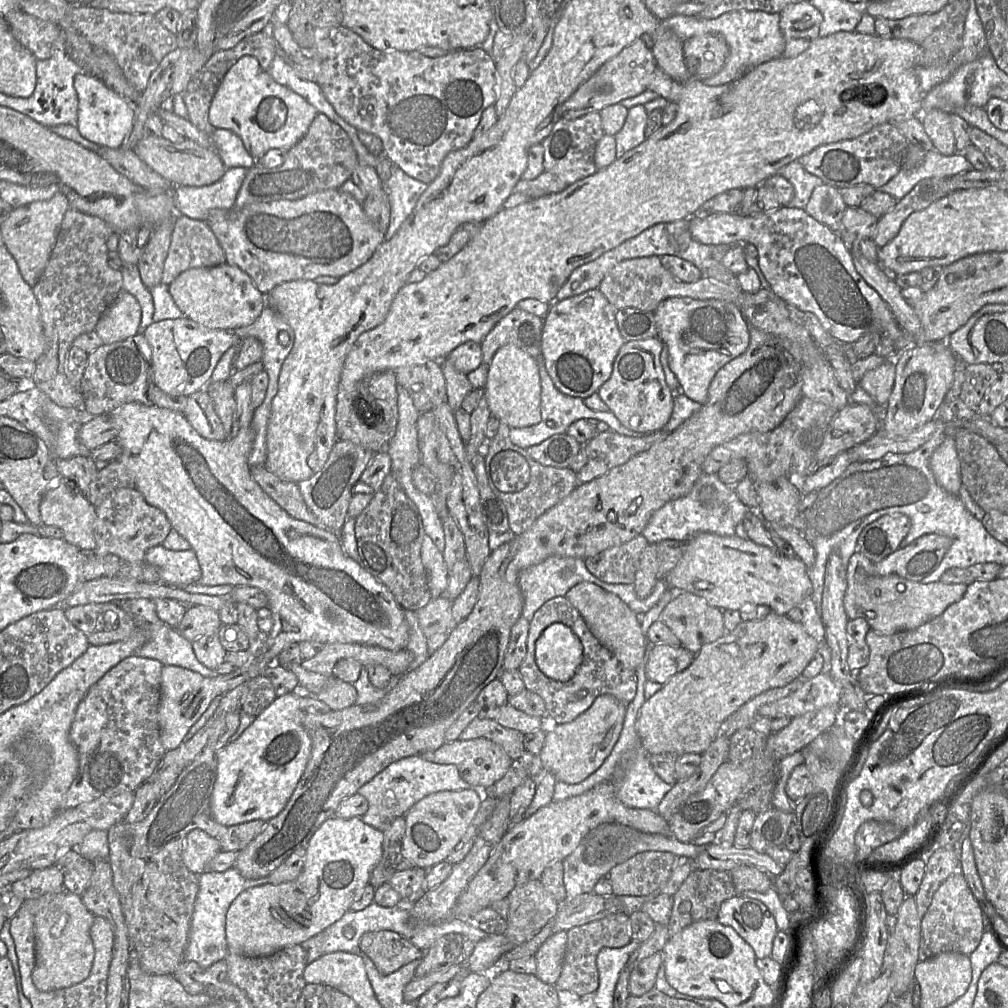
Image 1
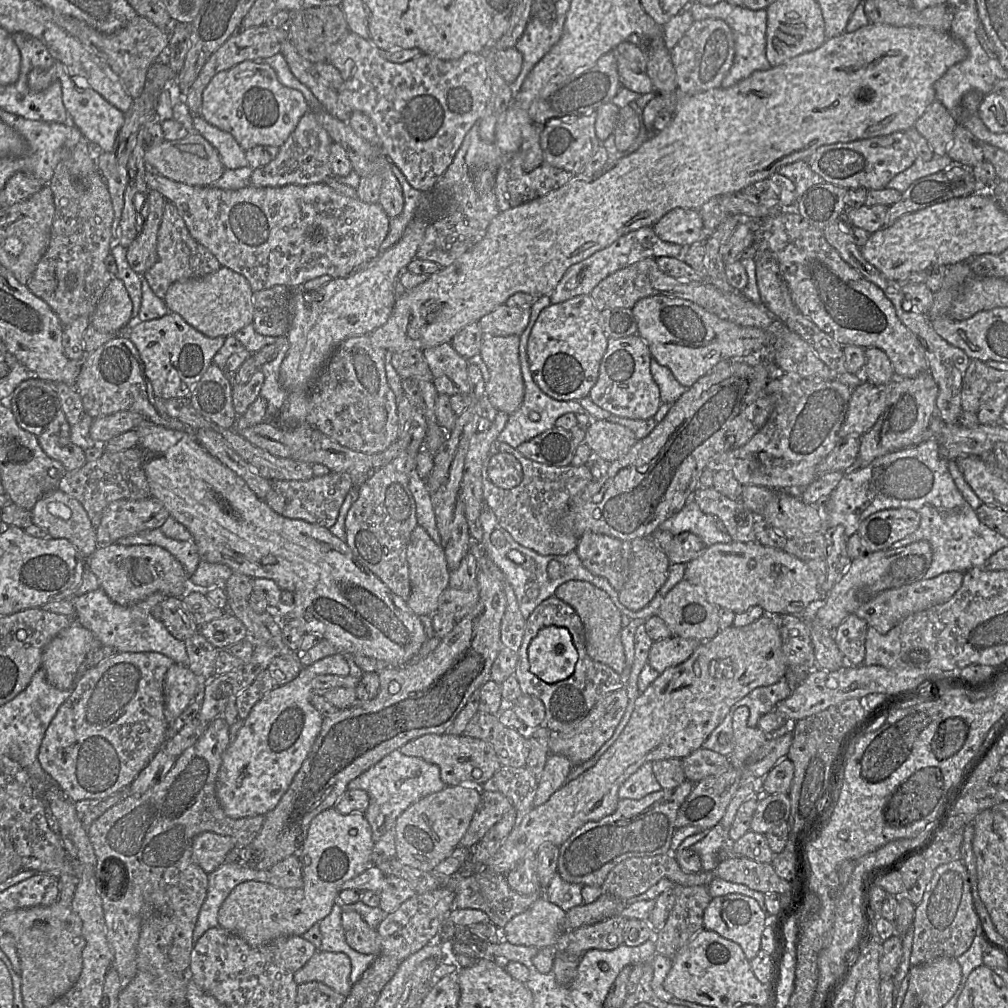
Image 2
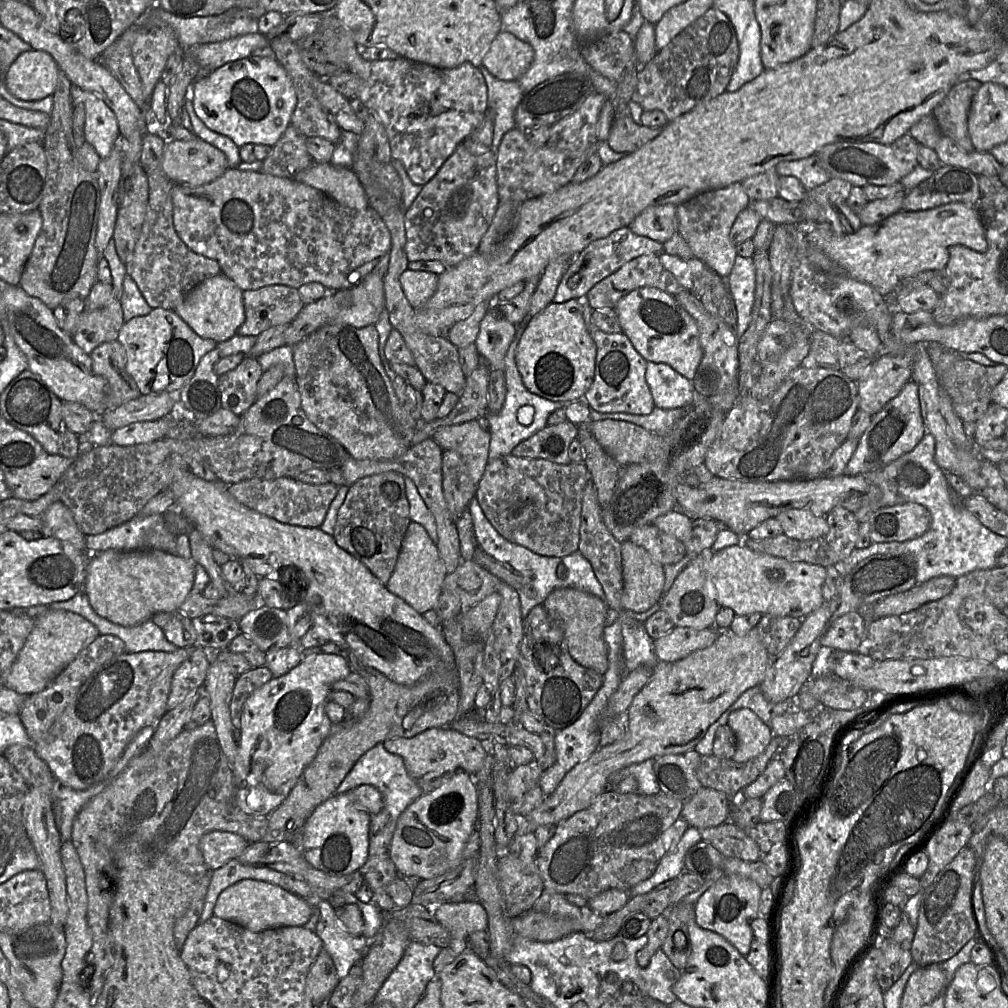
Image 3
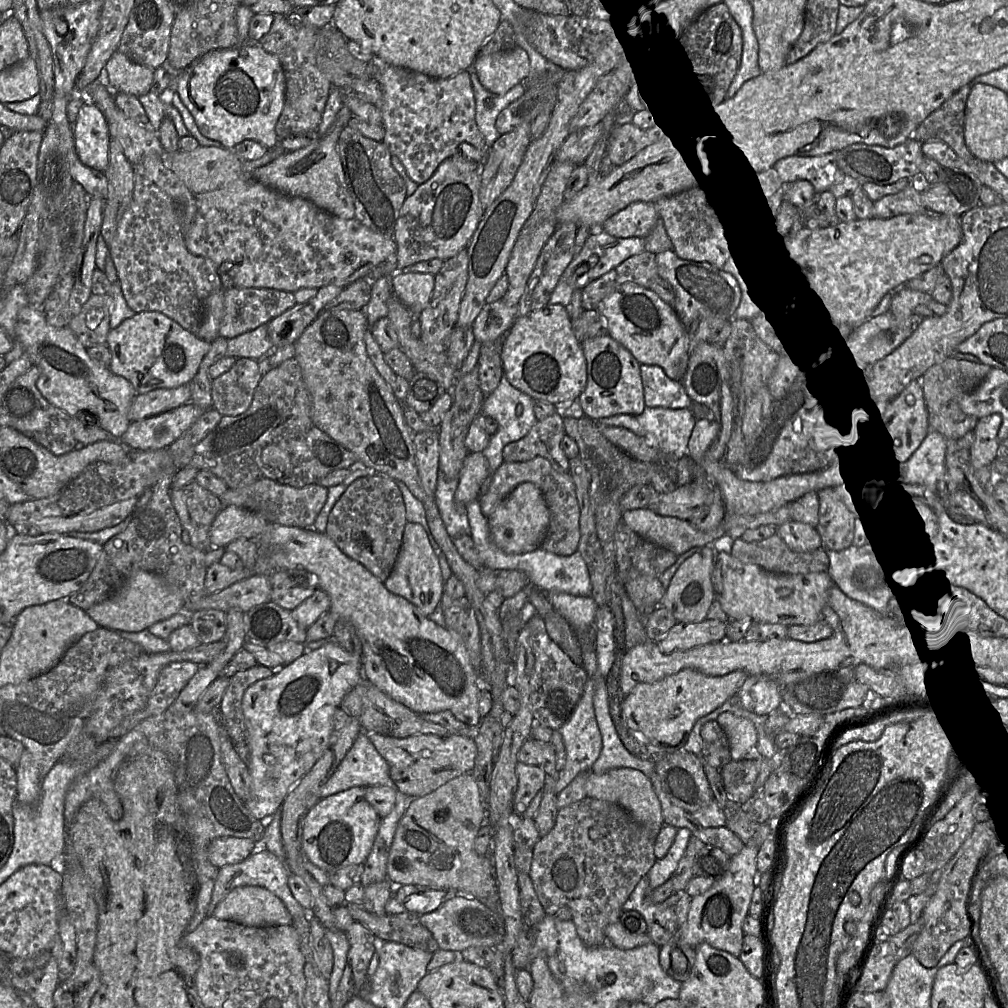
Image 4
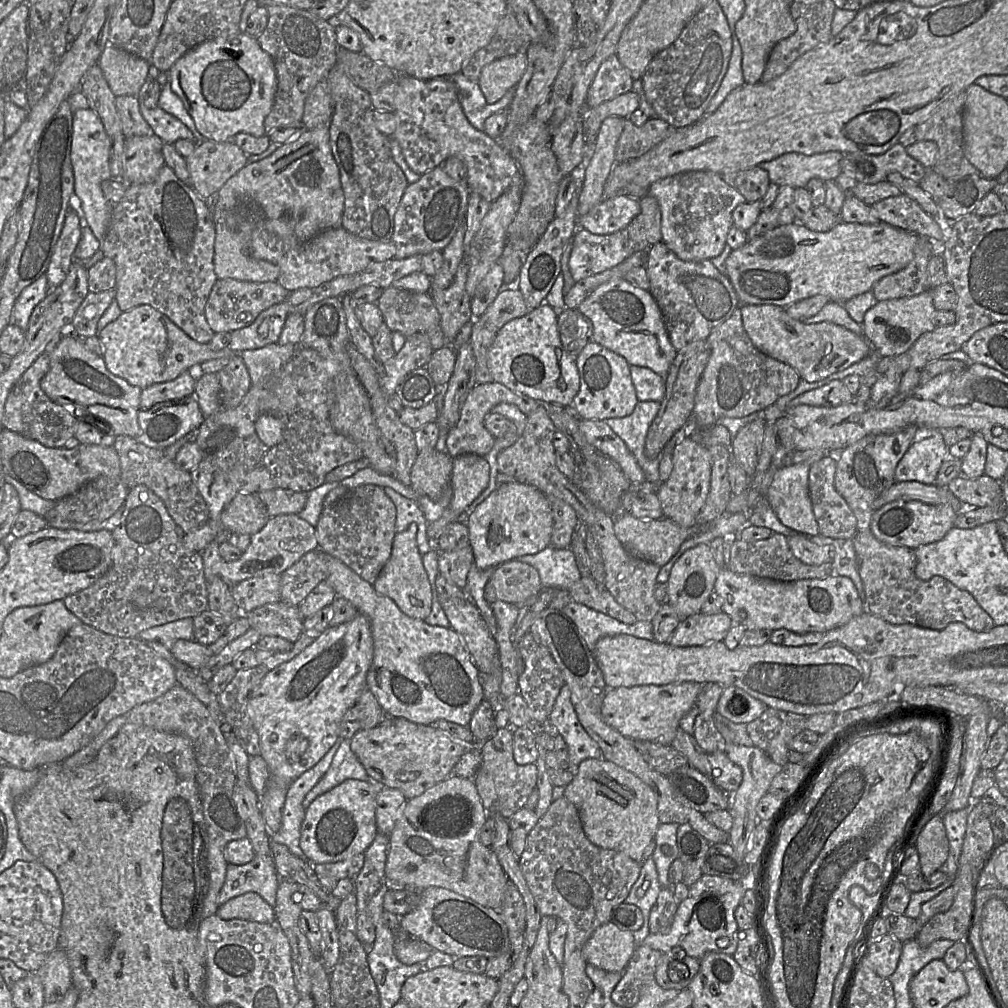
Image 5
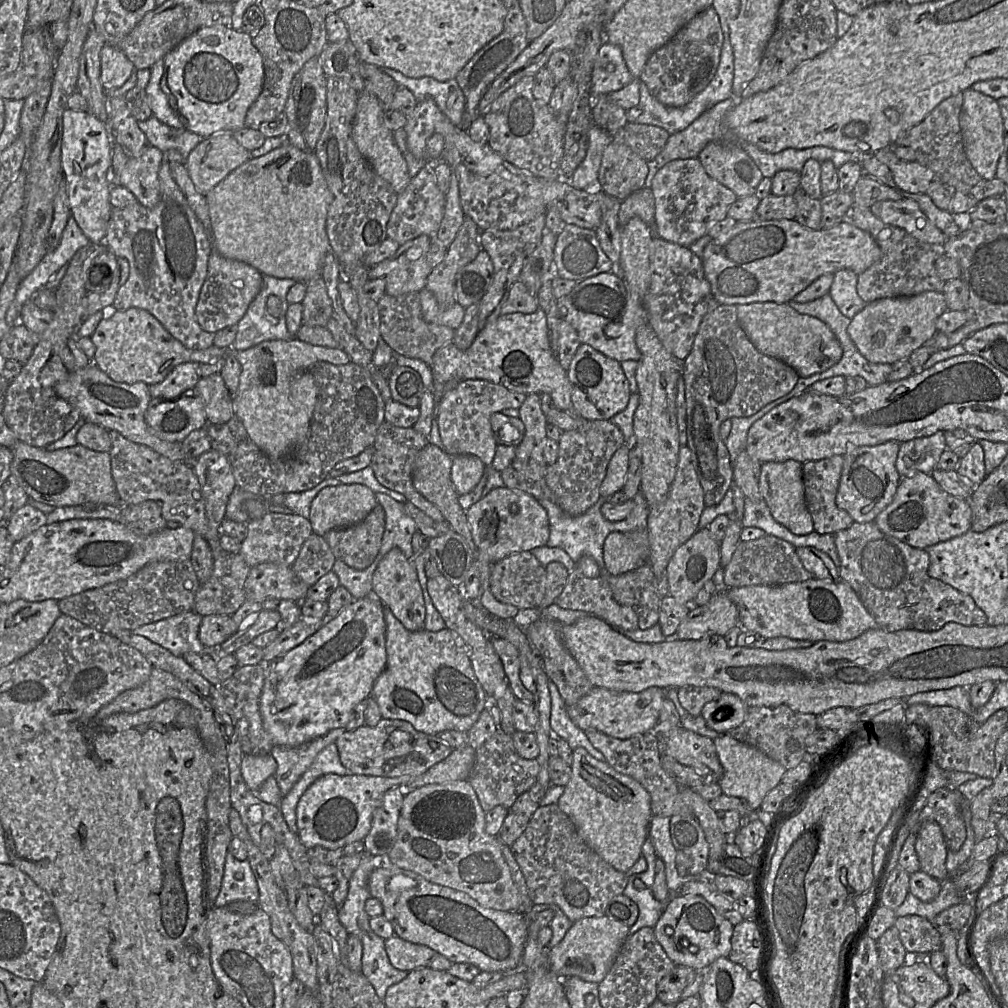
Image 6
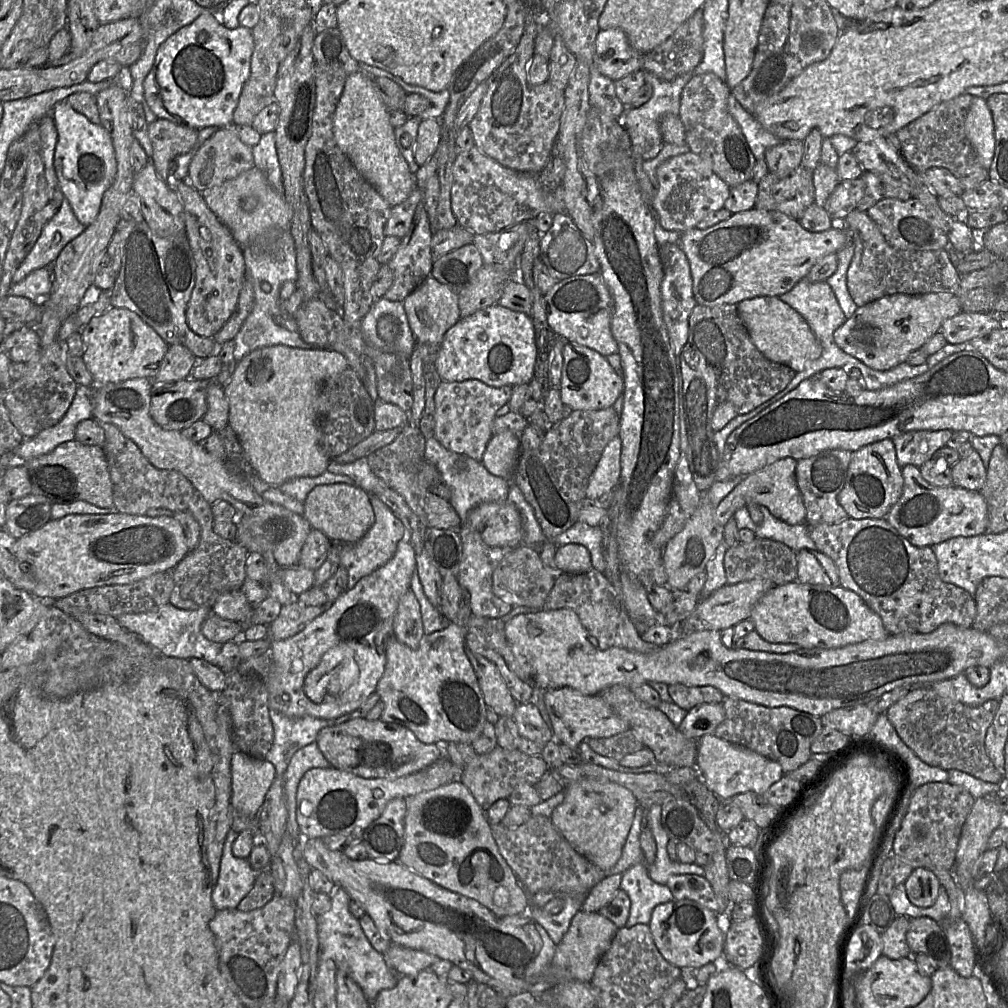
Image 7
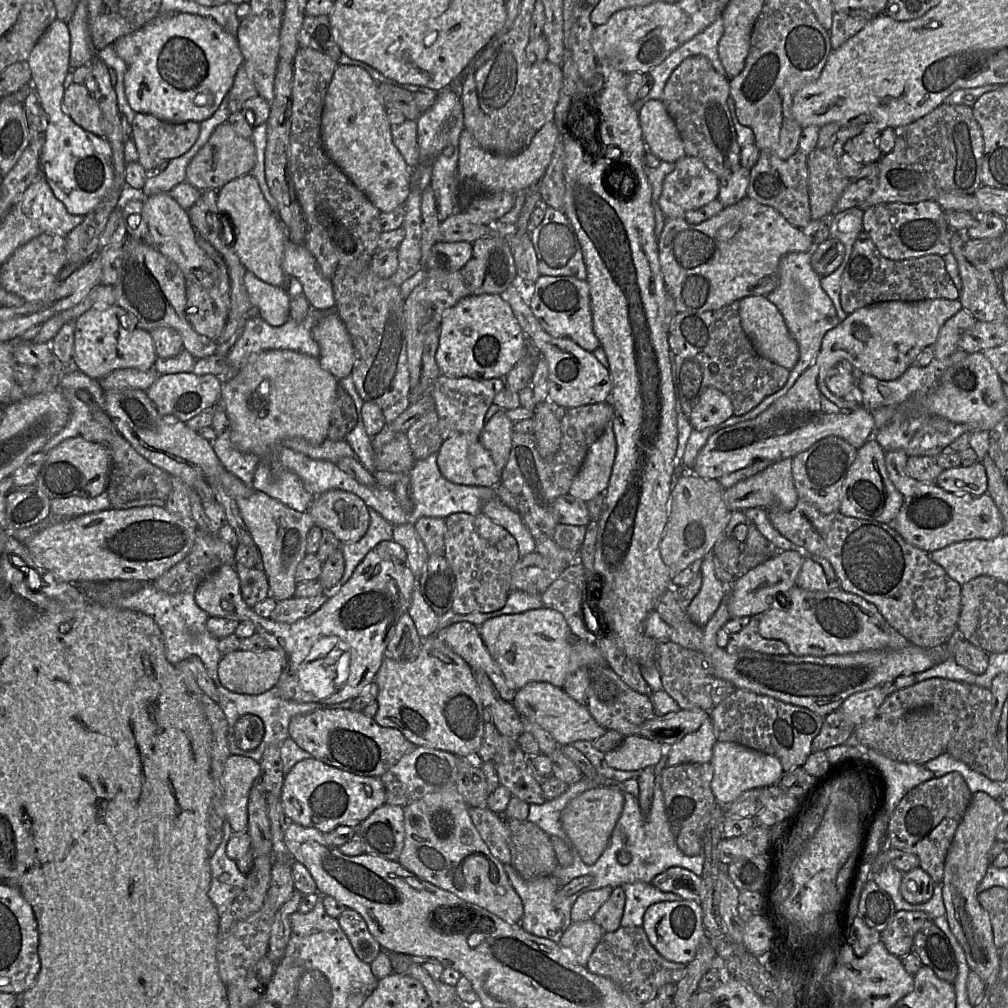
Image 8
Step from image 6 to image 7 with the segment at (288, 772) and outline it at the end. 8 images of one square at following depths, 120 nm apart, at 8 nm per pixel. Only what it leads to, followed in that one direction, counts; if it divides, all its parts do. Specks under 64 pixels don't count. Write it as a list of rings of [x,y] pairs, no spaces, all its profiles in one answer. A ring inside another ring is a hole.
[[[269,708],[274,738],[273,745],[264,759],[276,769],[276,776],[284,776],[287,766],[300,748],[314,743],[319,731],[324,727],[339,725],[350,720],[350,713],[335,719],[322,719],[313,716],[292,718]]]

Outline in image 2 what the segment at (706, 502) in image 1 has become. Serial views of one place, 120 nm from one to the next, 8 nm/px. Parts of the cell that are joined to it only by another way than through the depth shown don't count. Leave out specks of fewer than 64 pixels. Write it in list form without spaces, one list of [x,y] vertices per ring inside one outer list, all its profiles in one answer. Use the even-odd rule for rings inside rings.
[[[692,497],[678,513],[664,521],[659,529],[668,531],[673,536],[683,532],[693,533],[706,547],[733,541],[723,523],[715,516],[704,513]]]

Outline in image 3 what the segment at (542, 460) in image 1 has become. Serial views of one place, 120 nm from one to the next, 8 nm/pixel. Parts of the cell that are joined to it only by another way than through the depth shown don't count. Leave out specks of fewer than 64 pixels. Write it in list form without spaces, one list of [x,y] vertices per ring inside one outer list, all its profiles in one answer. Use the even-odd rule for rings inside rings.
[[[568,420],[556,425],[546,425],[515,446],[511,454],[520,458],[545,459],[566,465],[571,463],[569,445],[576,439],[577,434],[577,425]]]

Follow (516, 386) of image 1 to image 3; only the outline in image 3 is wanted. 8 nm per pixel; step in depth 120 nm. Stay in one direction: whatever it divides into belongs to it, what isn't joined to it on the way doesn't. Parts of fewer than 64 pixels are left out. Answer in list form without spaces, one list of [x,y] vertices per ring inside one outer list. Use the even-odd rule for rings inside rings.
[[[488,310],[483,317],[476,348],[487,359],[490,370],[505,371],[505,356],[515,336],[515,325]]]

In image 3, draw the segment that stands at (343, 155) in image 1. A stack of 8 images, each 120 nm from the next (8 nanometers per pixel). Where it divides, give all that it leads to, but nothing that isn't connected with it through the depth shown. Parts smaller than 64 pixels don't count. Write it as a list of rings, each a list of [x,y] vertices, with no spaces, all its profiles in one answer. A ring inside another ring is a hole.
[[[289,125],[270,154],[262,161],[260,173],[281,178],[293,178],[308,168],[314,160],[306,149],[306,136]]]

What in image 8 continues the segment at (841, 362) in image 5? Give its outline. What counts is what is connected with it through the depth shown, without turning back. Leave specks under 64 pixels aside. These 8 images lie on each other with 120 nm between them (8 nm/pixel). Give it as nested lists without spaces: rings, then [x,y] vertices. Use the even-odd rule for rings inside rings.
[[[747,296],[739,301],[739,315],[742,328],[756,352],[781,366],[792,369],[799,359],[799,347],[789,332],[779,309],[766,296]]]

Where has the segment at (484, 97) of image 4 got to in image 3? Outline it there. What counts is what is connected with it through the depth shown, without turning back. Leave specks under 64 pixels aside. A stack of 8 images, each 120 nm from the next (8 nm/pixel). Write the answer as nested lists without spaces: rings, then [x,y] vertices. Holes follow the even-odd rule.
[[[478,67],[487,86],[487,109],[493,119],[493,137],[491,148],[497,148],[504,134],[516,128],[515,110],[524,93],[518,81],[501,81],[493,77],[483,67]]]

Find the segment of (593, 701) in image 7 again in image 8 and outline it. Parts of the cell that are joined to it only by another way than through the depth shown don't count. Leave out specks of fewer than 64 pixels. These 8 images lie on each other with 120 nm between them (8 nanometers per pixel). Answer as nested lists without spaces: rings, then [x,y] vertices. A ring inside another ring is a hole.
[[[532,682],[516,691],[511,702],[521,718],[538,724],[549,732],[559,747],[577,741],[592,742],[606,733],[591,716],[589,710],[571,698],[562,688],[545,682]]]

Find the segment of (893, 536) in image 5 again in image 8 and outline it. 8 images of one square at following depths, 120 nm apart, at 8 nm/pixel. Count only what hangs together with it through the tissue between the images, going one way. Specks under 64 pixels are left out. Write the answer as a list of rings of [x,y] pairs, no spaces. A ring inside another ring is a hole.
[[[900,450],[885,452],[888,476],[903,496],[903,504],[893,522],[902,538],[917,548],[932,553],[964,540],[991,540],[1003,533],[1002,516],[988,493],[974,496],[970,493],[951,493],[935,483],[924,483],[906,472],[908,456]]]

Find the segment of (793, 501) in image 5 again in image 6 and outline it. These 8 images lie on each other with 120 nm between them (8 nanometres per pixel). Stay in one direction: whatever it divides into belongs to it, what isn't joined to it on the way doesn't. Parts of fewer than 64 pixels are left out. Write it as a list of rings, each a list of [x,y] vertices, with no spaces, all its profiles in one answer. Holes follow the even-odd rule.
[[[796,460],[763,463],[759,475],[759,492],[772,517],[796,535],[806,535],[814,531],[805,501],[802,464]]]

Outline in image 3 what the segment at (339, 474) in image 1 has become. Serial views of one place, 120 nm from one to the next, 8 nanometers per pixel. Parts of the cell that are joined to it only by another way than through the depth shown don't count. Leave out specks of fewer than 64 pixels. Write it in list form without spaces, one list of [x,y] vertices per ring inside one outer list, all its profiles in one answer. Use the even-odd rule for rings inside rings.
[[[280,477],[273,480],[252,478],[228,485],[227,490],[239,503],[281,523],[319,528],[338,488],[339,486],[330,482],[314,485],[293,478]]]

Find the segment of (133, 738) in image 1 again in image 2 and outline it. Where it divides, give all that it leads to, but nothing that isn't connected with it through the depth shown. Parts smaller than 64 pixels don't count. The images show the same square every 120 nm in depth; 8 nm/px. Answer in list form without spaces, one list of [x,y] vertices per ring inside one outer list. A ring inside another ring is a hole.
[[[157,652],[117,653],[100,664],[88,669],[76,682],[70,697],[60,706],[47,728],[38,752],[38,759],[42,768],[71,801],[76,803],[90,799],[102,800],[120,790],[128,788],[162,747],[163,743],[166,741],[166,731],[169,727],[164,715],[164,677],[167,670],[173,664],[174,661],[172,659]]]

